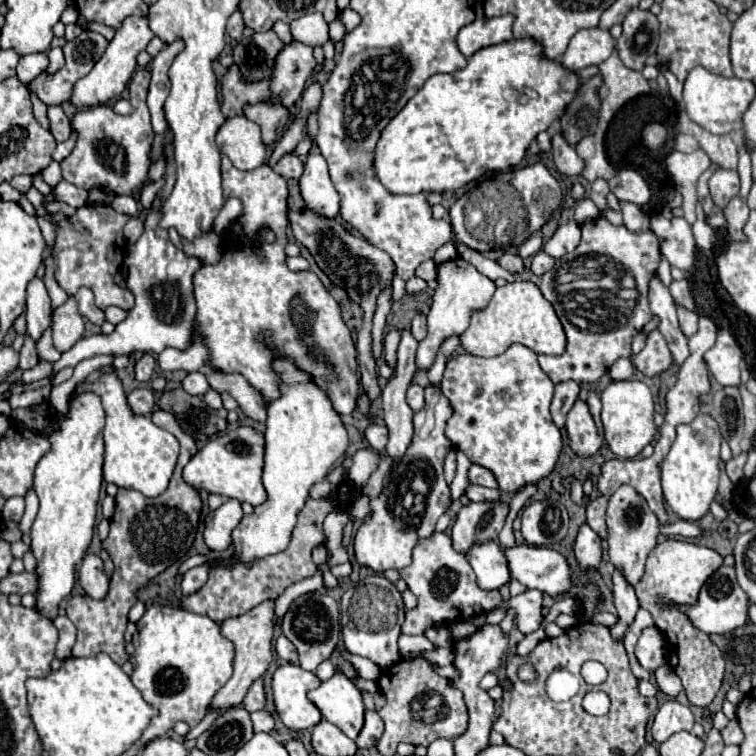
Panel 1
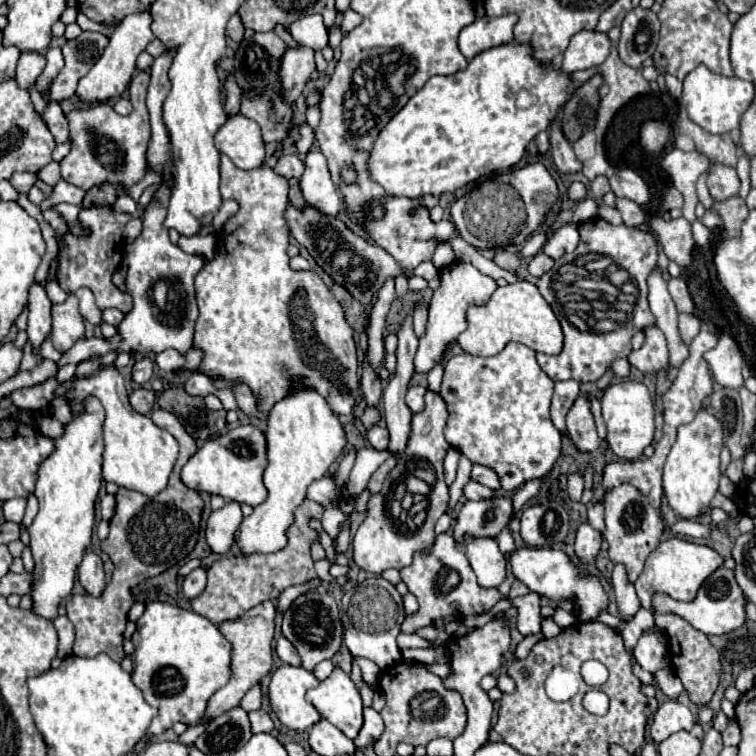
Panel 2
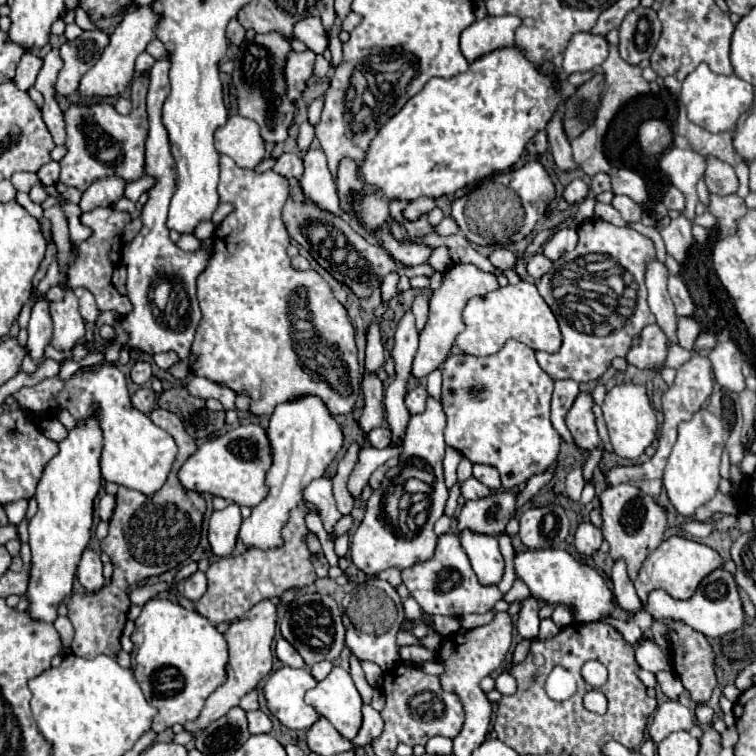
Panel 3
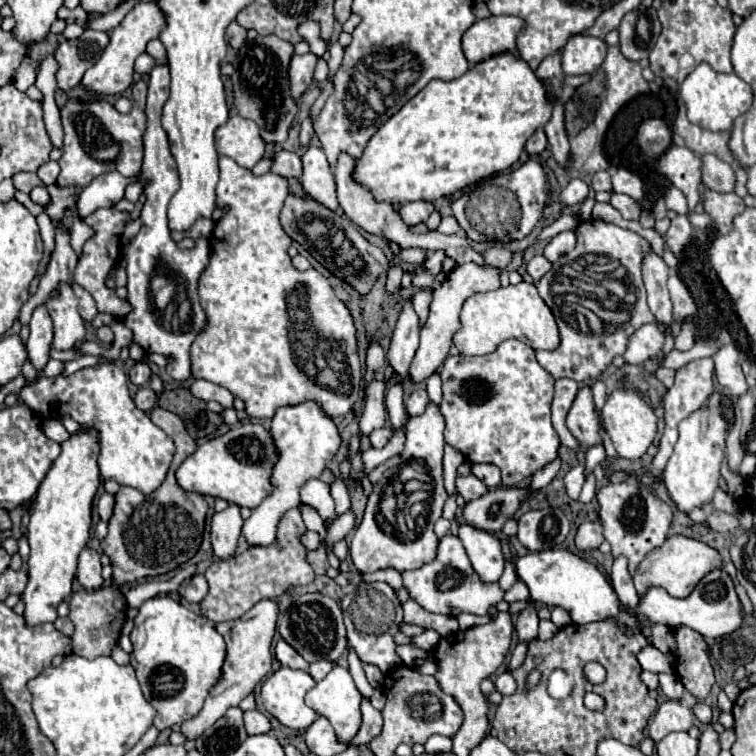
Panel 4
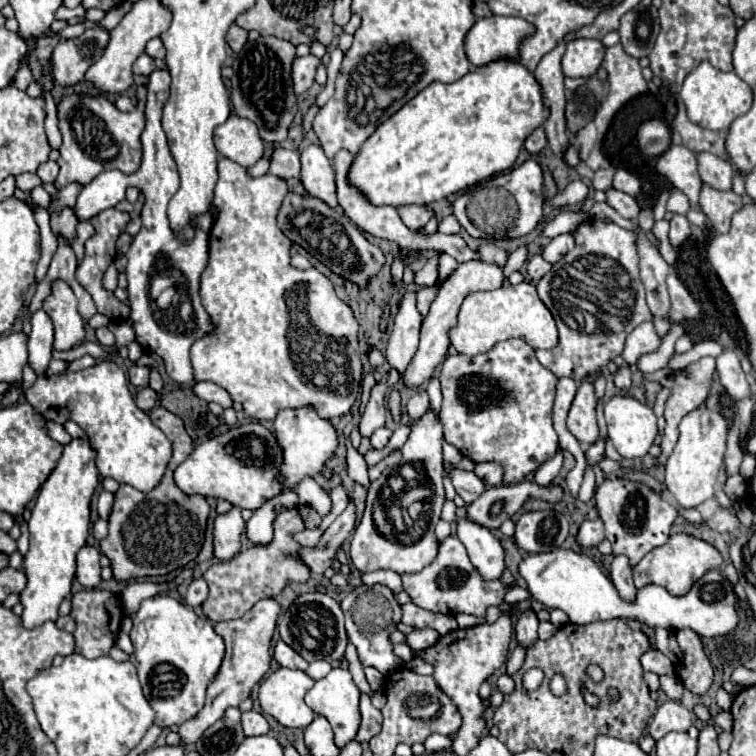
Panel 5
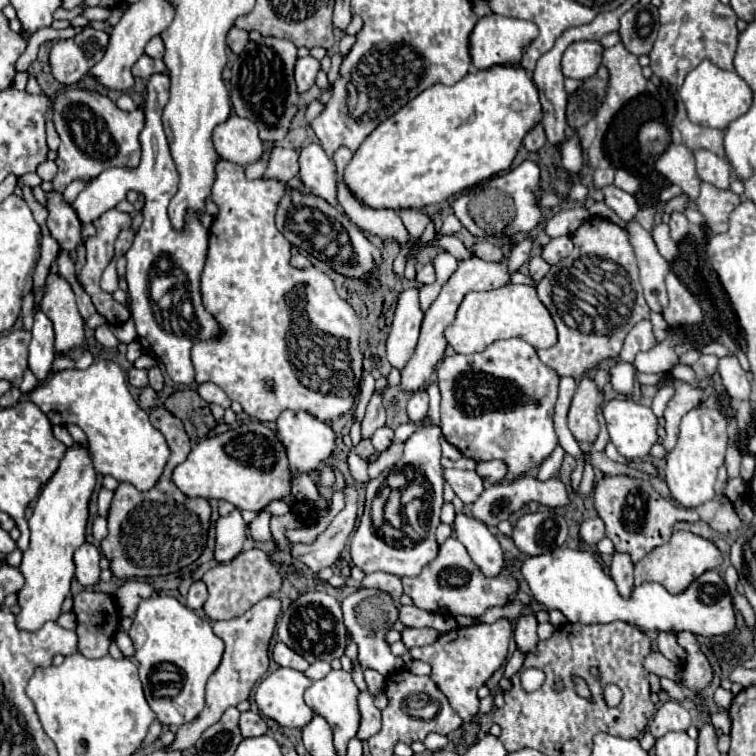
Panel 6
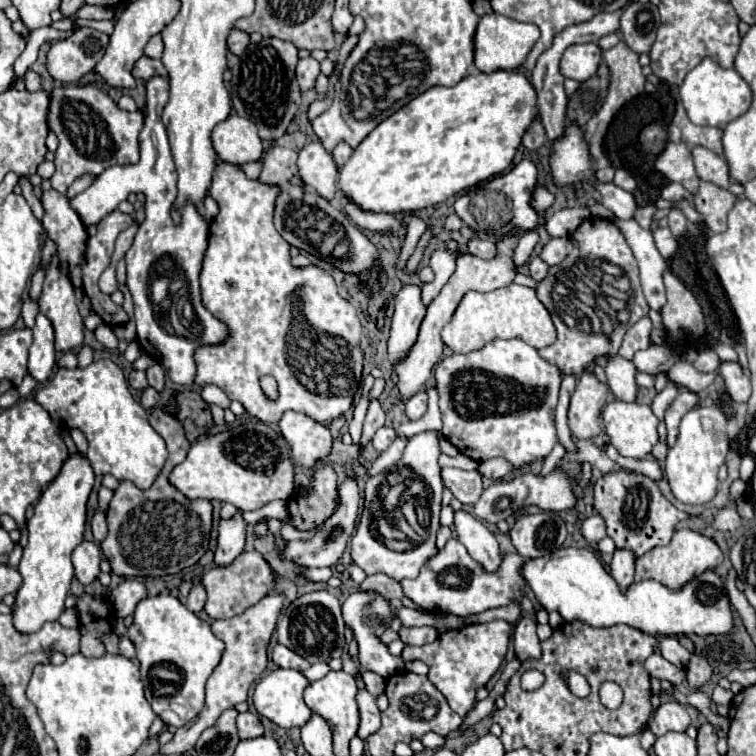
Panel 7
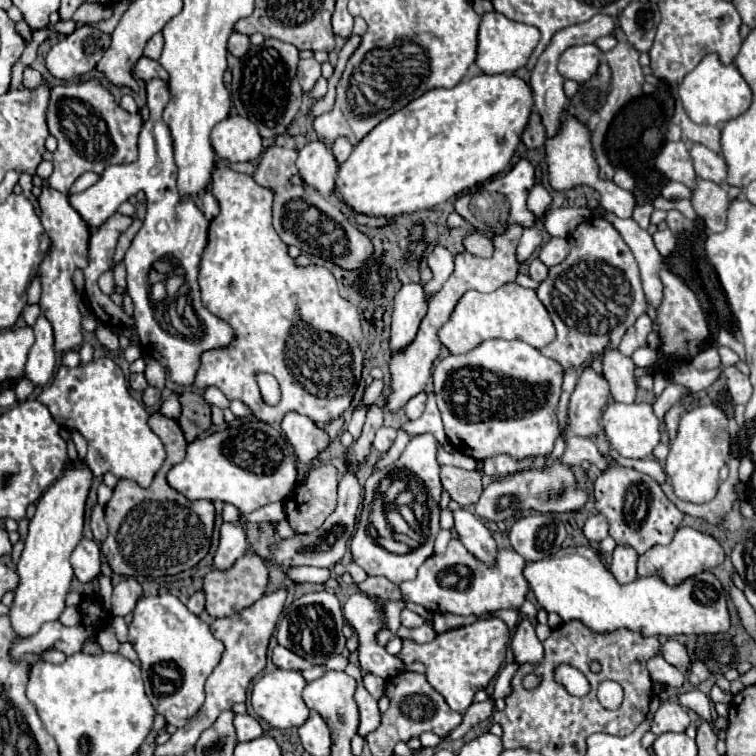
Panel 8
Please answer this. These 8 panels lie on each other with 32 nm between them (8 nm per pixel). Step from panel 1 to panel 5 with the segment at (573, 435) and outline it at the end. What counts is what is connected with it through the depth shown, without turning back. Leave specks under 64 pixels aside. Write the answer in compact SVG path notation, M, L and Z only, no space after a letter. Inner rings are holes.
M582 382L572 408L568 412L568 430L576 436L580 444L594 444L600 438L596 422L596 398L592 382Z

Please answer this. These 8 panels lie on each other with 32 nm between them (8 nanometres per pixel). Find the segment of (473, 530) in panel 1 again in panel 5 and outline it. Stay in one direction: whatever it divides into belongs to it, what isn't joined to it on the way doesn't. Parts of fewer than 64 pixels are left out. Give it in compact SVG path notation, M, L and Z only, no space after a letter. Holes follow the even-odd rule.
M530 480L510 486L492 486L478 500L466 506L466 518L488 530L498 530L502 522L518 512L528 498L558 502L562 498L562 490L554 486L536 486Z

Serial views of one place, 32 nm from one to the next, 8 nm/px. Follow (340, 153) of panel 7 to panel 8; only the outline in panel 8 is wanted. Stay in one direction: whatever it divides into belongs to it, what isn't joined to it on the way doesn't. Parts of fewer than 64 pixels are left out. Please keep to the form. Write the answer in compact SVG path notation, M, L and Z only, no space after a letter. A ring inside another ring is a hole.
M338 138L336 142L334 142L334 146L332 146L332 152L334 152L334 156L336 156L336 162L338 164L342 164L350 154L352 154L352 144L346 140L346 138Z

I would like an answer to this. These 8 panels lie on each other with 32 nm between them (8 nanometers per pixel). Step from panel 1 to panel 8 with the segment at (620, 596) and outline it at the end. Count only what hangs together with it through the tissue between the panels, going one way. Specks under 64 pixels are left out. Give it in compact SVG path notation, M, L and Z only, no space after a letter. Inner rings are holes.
M616 546L614 560L610 564L610 572L620 584L628 584L636 580L636 560L638 560L638 554L632 548Z

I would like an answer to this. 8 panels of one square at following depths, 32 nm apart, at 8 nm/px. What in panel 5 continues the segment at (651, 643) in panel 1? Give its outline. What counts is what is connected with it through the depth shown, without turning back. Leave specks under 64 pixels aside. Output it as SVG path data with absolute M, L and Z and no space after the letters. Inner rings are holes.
M648 648L642 656L640 656L640 662L642 662L642 668L648 670L648 672L654 672L654 674L668 674L668 676L676 676L676 666L674 662L664 656L662 652L658 652L656 648Z

